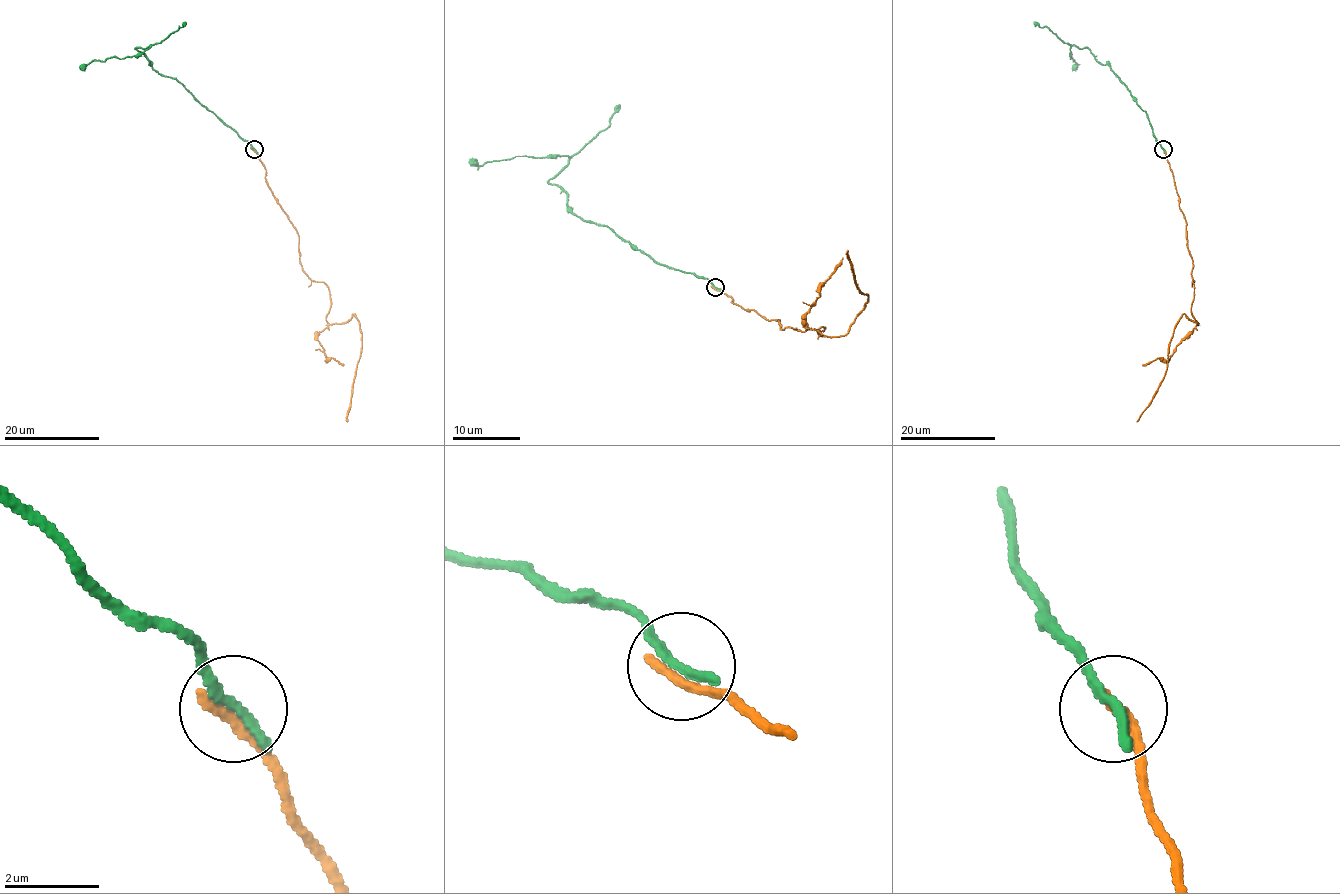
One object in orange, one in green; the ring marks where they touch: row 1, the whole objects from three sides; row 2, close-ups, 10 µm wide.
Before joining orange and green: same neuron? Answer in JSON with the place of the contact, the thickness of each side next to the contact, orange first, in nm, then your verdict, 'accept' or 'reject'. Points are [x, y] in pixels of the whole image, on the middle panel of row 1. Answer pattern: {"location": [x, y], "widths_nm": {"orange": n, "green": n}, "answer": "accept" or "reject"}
{"location": [715, 287], "widths_nm": {"orange": 240, "green": 240}, "answer": "reject"}

